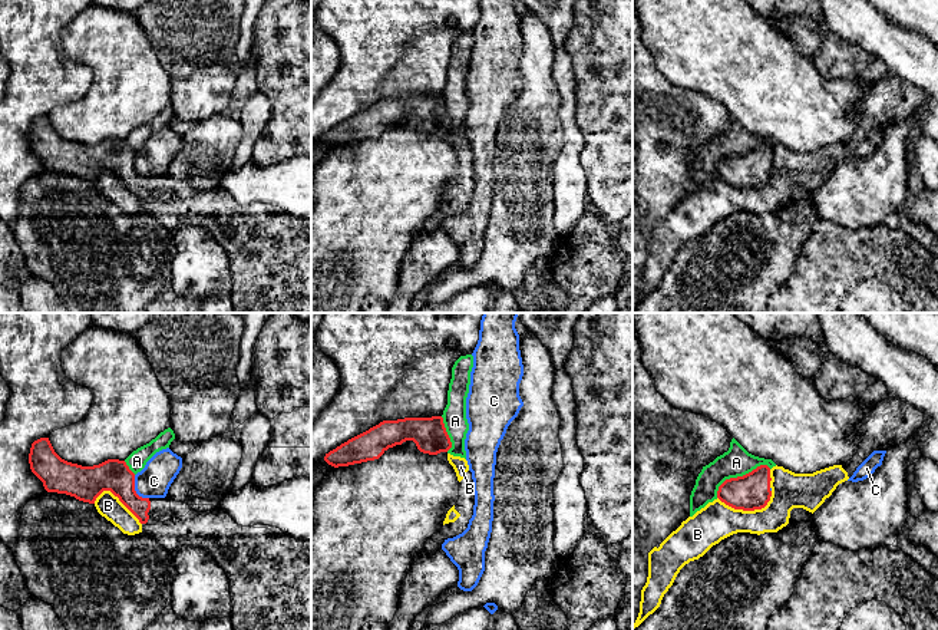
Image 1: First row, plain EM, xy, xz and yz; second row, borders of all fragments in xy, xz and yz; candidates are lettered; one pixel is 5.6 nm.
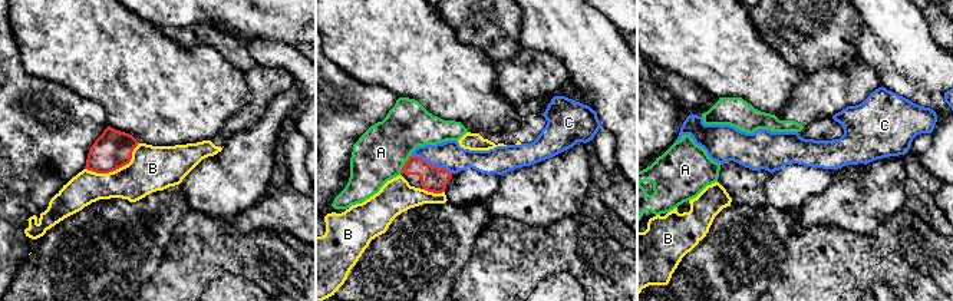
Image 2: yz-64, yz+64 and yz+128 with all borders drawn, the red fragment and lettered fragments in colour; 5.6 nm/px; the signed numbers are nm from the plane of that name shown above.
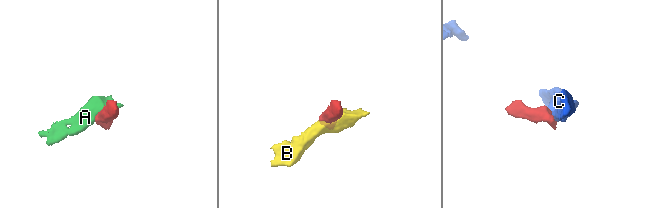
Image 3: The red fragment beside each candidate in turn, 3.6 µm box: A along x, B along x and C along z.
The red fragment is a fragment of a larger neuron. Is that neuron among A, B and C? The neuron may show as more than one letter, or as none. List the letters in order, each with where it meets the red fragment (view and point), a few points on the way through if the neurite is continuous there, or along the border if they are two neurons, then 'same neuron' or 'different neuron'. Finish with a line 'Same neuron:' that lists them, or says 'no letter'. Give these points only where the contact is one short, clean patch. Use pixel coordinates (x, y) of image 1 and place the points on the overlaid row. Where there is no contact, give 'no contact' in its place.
A: contact yz (739, 477); border yz (770, 468), (758, 465), (742, 475), (727, 478), (716, 497); different neuron
B: contact yz (747, 510); different neuron
C: contact xy (134, 490); border xy (134, 475), (134, 490), (148, 498); different neuron
Same neuron: no letter

